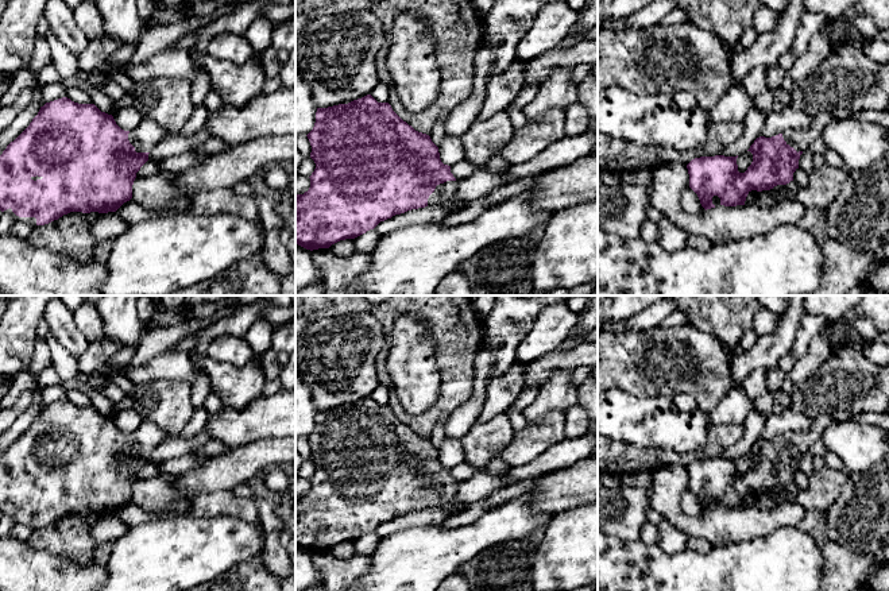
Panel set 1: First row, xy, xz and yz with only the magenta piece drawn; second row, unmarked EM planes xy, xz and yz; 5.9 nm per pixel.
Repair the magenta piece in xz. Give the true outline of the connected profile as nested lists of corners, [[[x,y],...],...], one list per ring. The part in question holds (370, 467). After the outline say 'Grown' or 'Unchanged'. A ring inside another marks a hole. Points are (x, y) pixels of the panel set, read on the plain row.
[[[371,397],[348,406],[317,410],[314,429],[306,439],[316,471],[309,479],[309,492],[295,497],[295,545],[306,552],[329,551],[340,542],[355,541],[380,524],[411,511],[438,507],[451,515],[456,514],[457,506],[465,505],[457,498],[459,483],[451,468],[441,464],[430,439],[415,433],[389,405],[378,405]]]. Grown

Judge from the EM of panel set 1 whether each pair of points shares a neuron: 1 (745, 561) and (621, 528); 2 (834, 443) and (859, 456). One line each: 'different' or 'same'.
1: different
2: same

